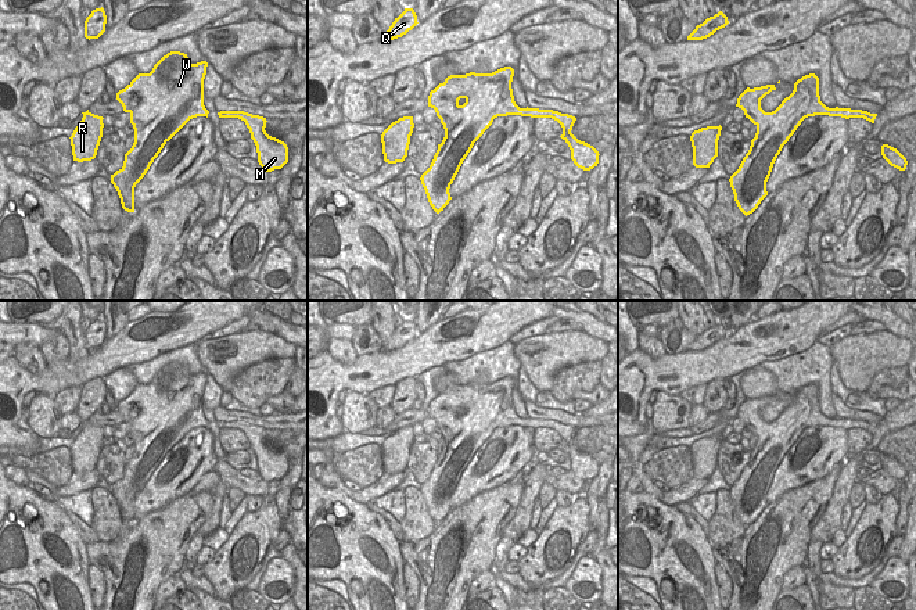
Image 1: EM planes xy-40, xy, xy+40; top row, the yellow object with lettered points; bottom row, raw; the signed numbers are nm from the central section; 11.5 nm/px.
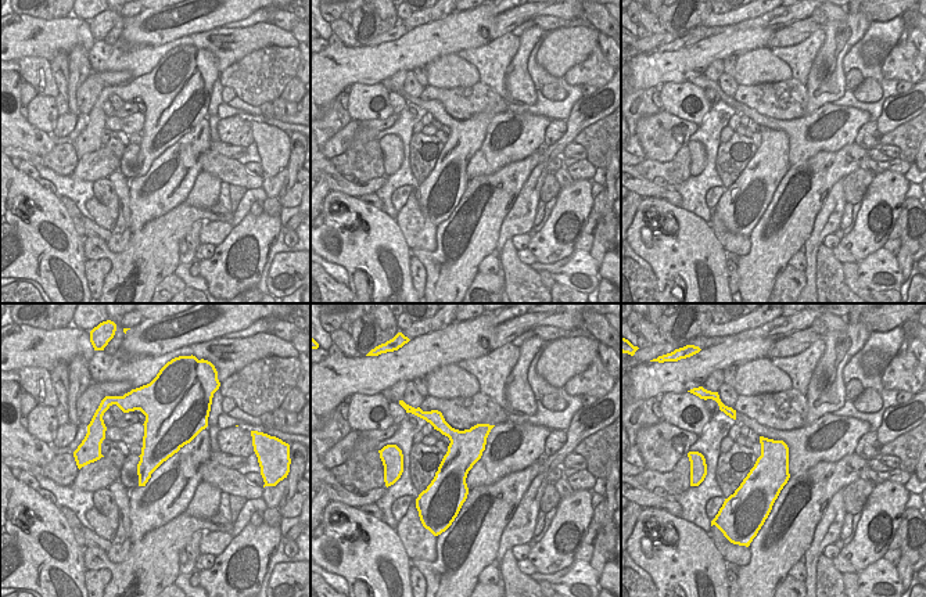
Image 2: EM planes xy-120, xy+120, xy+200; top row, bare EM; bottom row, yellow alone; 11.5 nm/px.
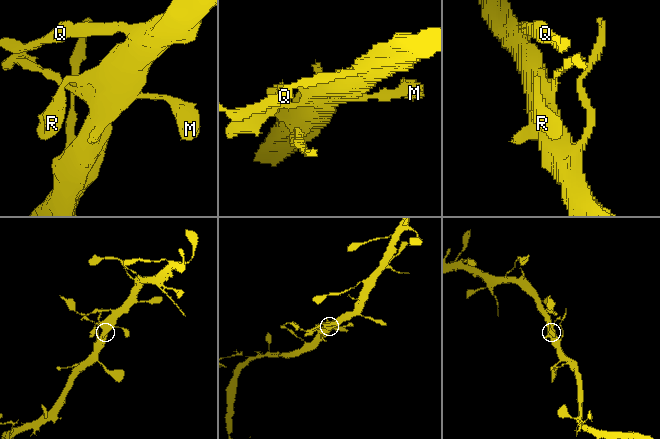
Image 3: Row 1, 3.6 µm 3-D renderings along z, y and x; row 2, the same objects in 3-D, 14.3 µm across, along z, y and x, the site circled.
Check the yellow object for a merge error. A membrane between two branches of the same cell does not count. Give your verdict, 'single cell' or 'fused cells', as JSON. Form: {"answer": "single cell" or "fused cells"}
{"answer": "single cell"}

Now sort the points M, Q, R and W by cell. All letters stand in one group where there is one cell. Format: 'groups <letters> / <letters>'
groups M Q R W

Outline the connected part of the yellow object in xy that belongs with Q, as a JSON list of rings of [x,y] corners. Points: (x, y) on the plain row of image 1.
[[[405,319],[405,322],[395,329],[389,340],[384,344],[381,351],[394,351],[402,348],[417,336],[417,326],[413,319]]]

